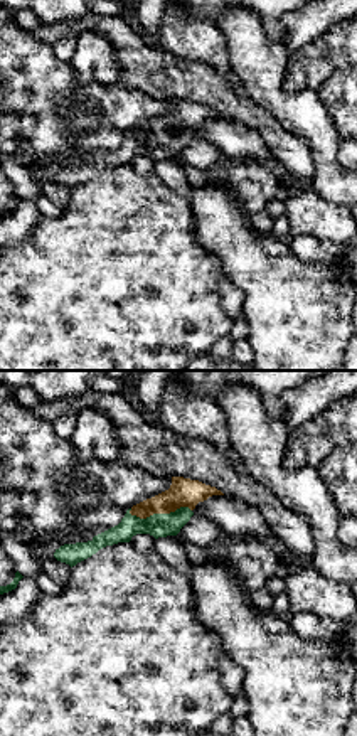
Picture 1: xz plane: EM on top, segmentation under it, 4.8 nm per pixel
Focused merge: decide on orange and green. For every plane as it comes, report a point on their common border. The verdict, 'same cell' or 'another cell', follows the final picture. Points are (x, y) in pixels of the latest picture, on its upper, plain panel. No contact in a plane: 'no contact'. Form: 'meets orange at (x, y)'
meets orange at (159, 135)

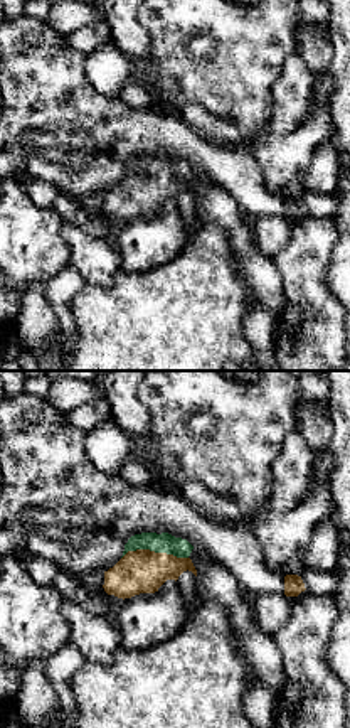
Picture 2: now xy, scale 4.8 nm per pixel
meets orange at (153, 174)

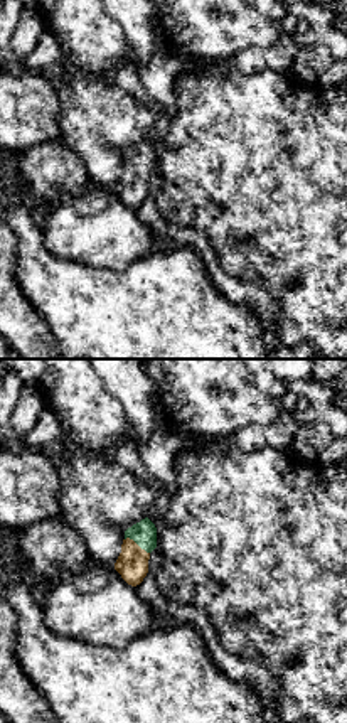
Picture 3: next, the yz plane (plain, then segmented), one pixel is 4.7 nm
meets orange at (135, 166)

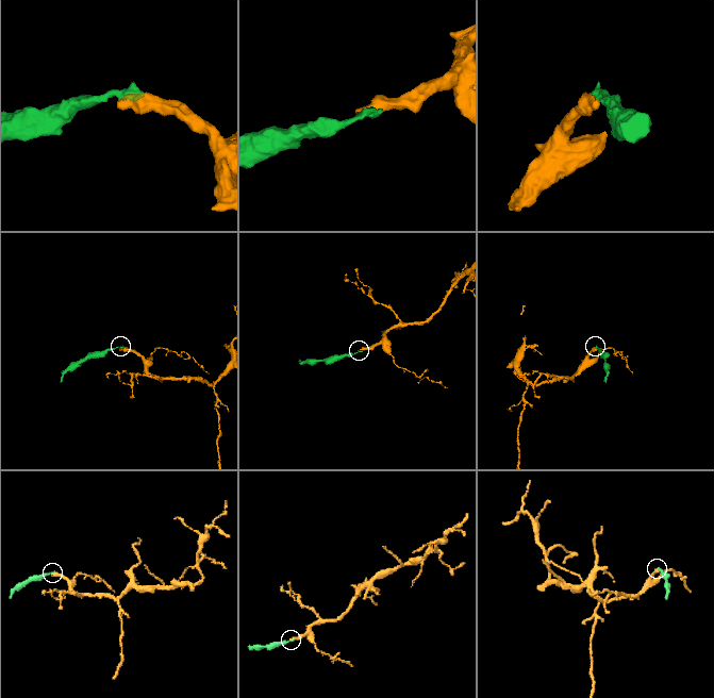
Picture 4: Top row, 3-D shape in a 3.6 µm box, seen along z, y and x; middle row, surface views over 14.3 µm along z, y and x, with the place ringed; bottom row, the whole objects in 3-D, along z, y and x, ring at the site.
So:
same cell

